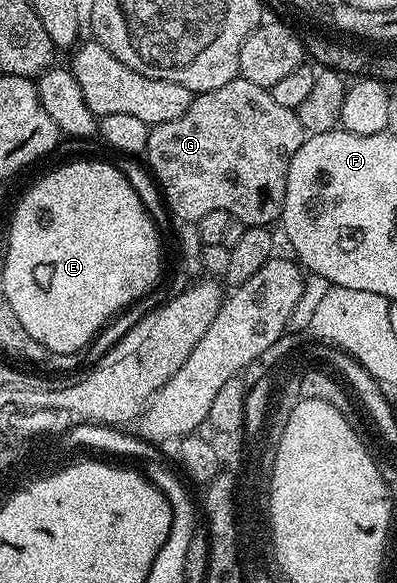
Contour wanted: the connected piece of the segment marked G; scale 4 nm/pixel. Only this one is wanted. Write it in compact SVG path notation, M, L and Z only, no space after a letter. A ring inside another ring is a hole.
M239 77L220 89L195 94L192 105L176 121L153 124L144 159L150 162L150 171L171 213L182 219L178 221L197 221L212 209L224 209L247 227L270 227L282 218L288 165L307 137L297 111L277 103L269 89Z

